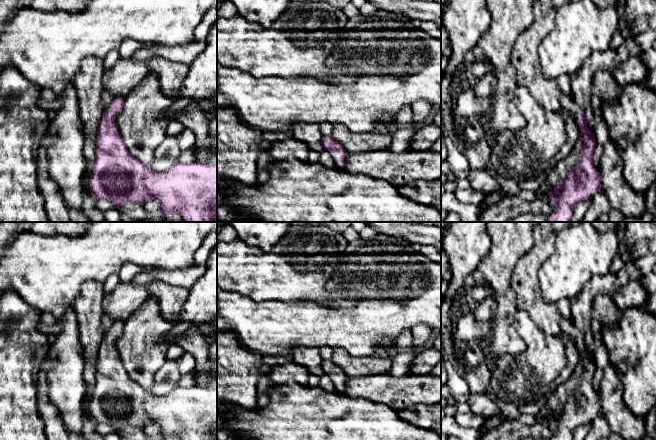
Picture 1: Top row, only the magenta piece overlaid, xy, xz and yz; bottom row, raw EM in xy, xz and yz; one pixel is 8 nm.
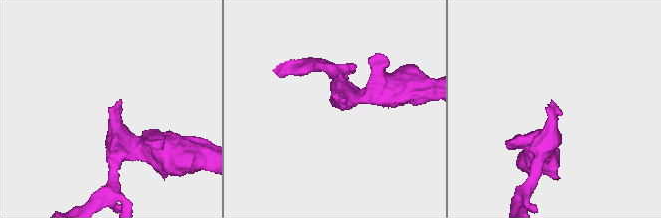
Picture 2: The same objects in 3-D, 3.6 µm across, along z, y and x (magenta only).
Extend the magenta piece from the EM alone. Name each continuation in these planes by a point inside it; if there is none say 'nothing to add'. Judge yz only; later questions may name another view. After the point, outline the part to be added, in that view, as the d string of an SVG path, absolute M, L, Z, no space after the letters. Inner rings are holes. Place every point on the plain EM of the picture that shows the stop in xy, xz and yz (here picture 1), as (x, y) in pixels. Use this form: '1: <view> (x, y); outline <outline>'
1: yz (567, 326); outline M562 318L560 321L561 332L570 335L573 339L579 338L584 334L575 326L572 318Z

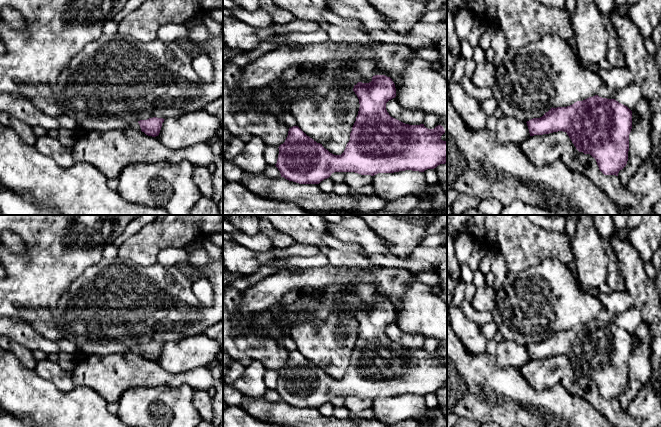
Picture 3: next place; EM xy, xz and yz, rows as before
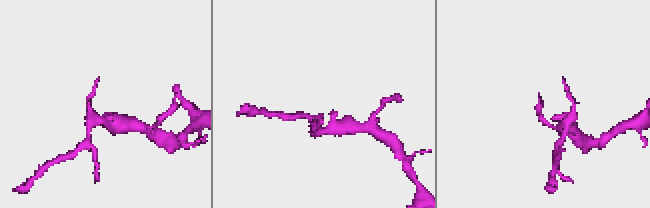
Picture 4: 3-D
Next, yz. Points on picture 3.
nothing to add

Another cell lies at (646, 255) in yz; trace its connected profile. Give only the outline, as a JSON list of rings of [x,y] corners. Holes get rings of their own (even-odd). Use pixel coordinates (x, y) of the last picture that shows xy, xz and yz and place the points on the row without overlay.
[[[643,215],[641,223],[630,230],[628,239],[643,263],[650,262],[661,245],[661,215]]]

